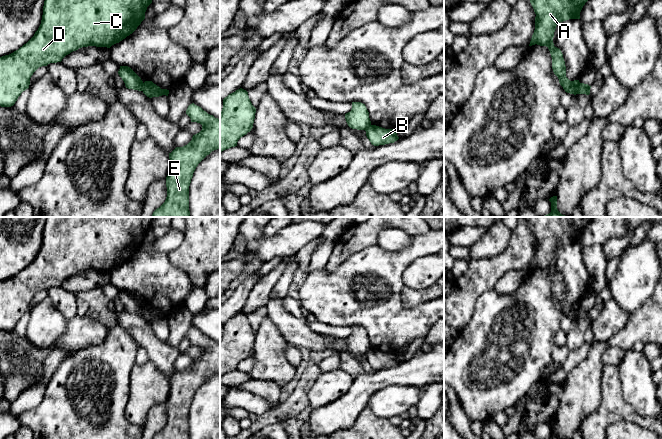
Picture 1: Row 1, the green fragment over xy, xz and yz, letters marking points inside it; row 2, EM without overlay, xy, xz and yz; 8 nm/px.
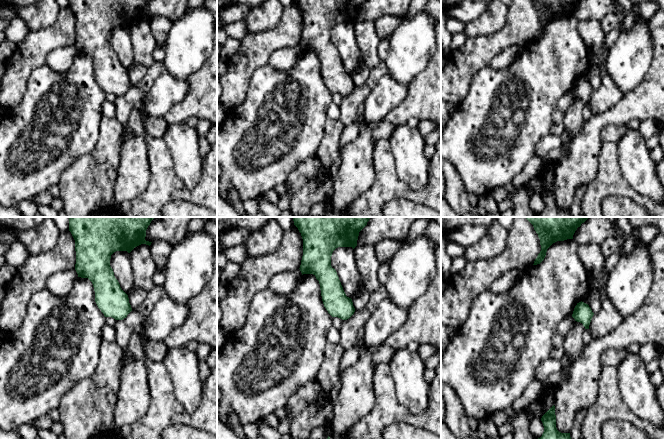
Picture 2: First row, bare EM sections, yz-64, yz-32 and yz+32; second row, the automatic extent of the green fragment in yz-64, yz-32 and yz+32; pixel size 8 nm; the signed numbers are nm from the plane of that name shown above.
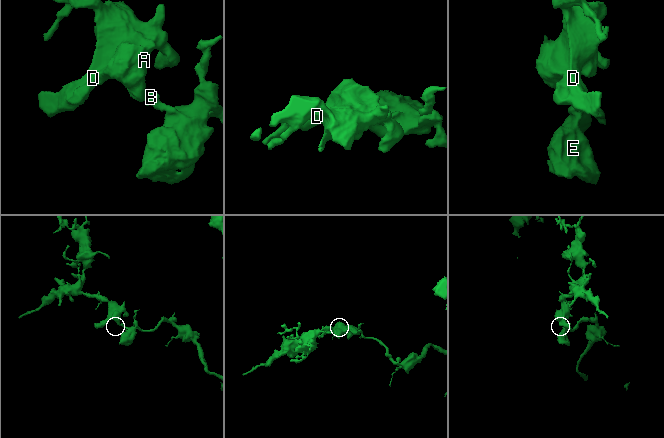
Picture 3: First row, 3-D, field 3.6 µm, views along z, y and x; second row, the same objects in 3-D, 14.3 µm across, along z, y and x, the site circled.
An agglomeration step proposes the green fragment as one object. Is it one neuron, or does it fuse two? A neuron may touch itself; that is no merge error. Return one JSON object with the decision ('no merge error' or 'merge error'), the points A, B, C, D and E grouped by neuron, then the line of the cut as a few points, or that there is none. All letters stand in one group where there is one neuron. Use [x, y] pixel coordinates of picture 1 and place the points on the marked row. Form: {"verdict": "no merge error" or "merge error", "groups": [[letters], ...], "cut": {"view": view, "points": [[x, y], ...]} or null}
{"verdict": "merge error", "groups": [["A", "C", "D"], ["B", "E"]], "cut": {"view": "yz", "points": [[579, 82], [576, 93]]}}

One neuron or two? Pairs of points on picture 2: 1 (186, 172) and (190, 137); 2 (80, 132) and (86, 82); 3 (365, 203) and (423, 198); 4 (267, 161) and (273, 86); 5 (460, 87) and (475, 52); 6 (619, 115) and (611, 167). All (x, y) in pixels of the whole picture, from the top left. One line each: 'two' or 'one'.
1: one
2: one
3: one
4: one
5: one
6: two

